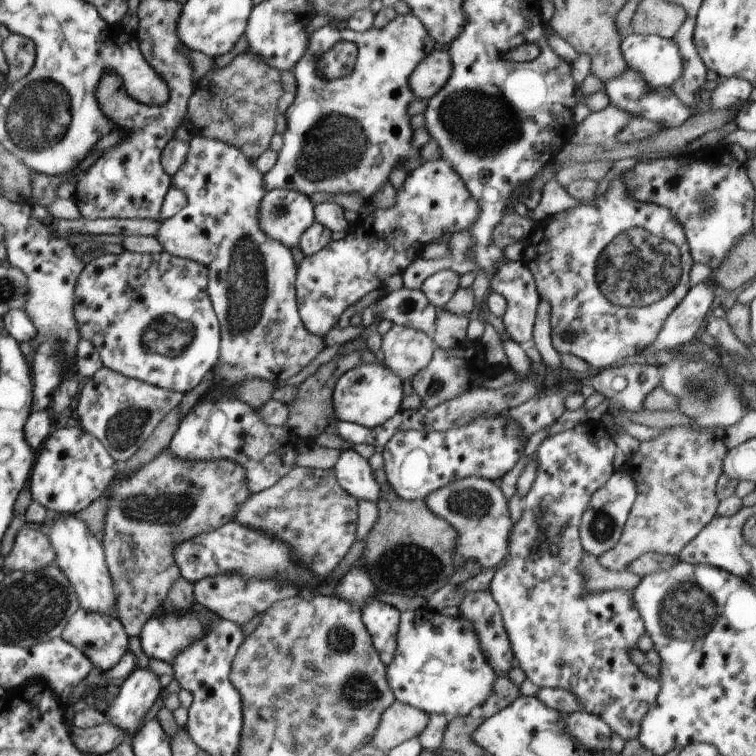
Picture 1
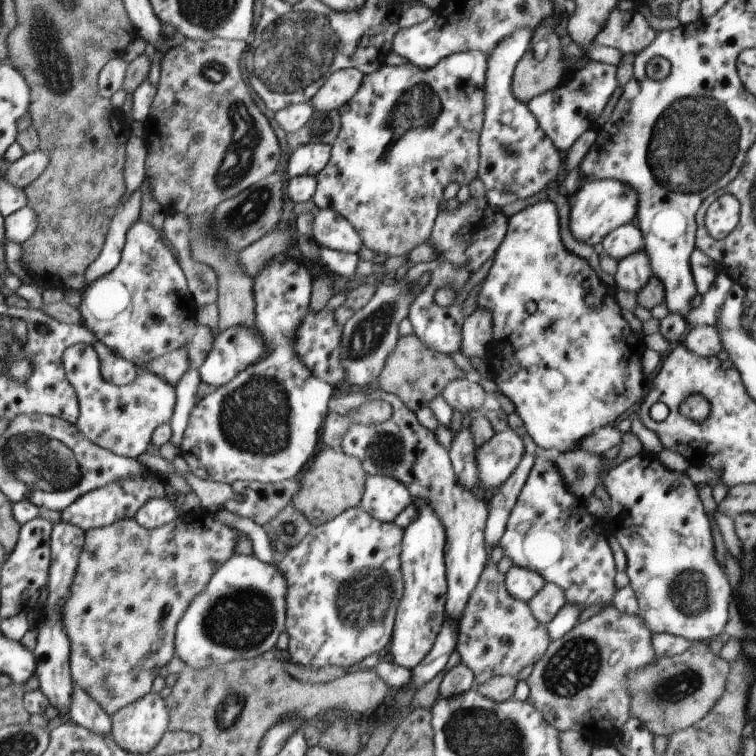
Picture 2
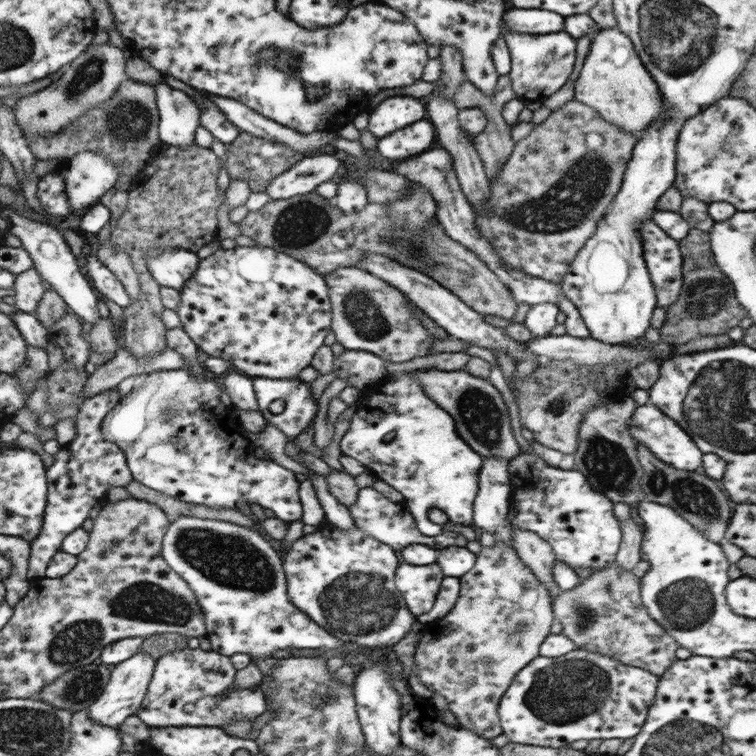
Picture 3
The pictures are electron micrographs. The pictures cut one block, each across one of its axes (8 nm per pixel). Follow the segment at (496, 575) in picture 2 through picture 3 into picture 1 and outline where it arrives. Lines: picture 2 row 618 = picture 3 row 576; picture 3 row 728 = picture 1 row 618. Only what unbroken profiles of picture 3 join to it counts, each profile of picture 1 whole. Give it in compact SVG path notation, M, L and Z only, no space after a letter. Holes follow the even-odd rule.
M489 591L469 592L458 604L460 616L472 622L480 648L496 677L508 675L514 667L511 645L498 606Z

